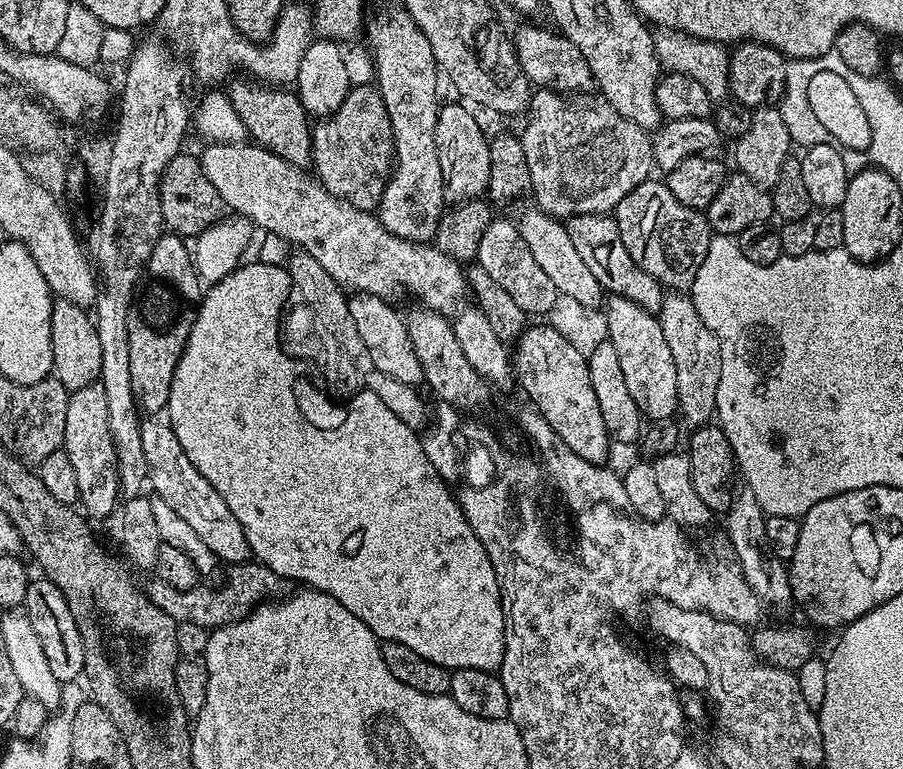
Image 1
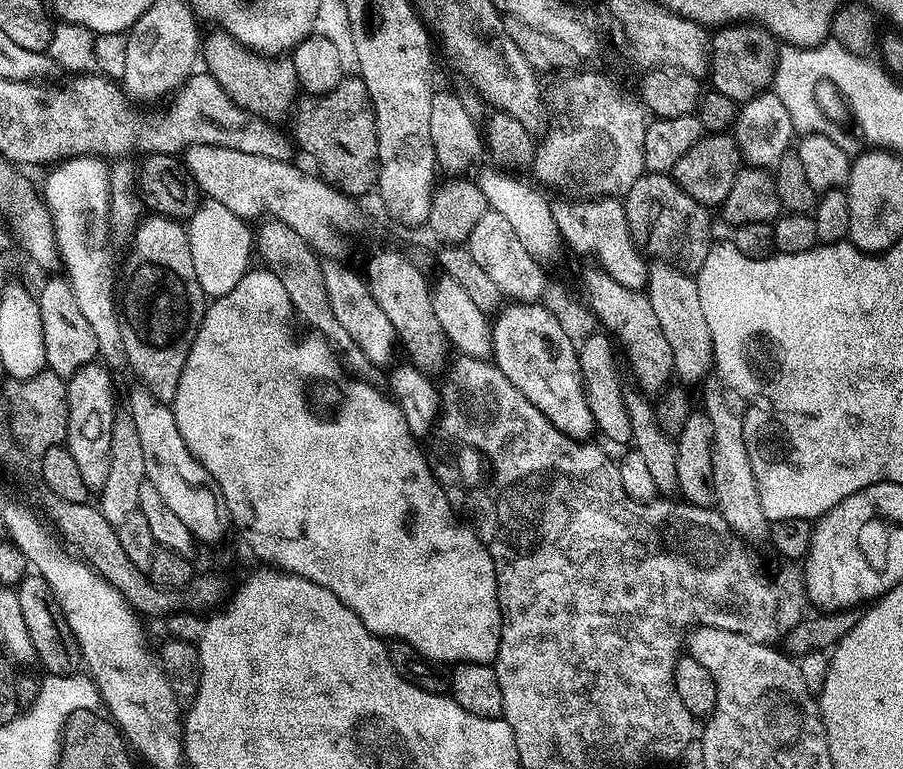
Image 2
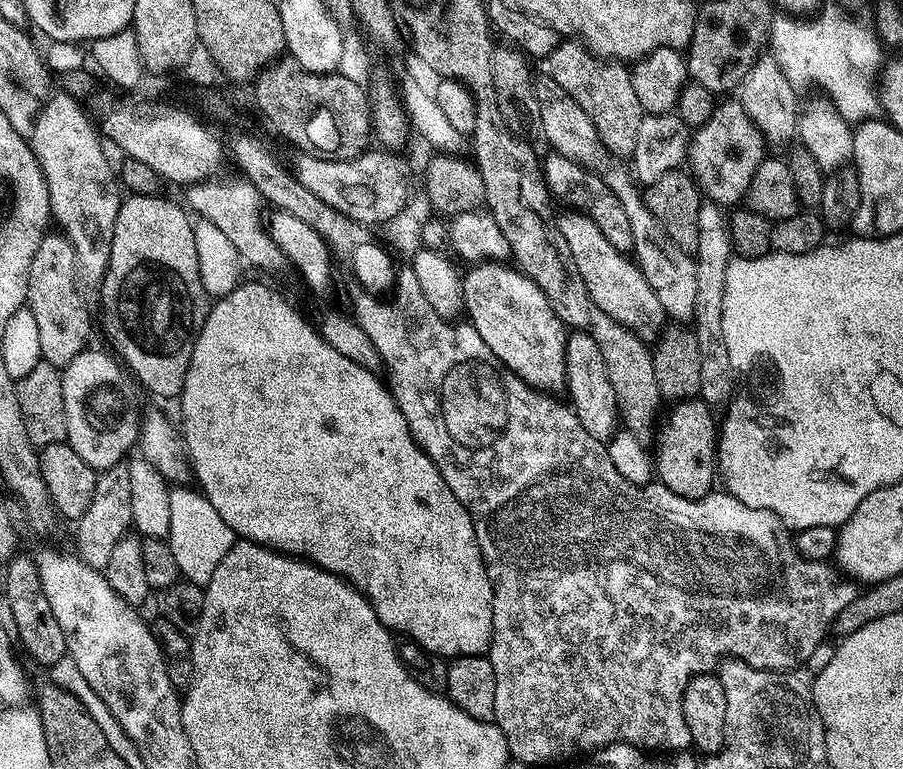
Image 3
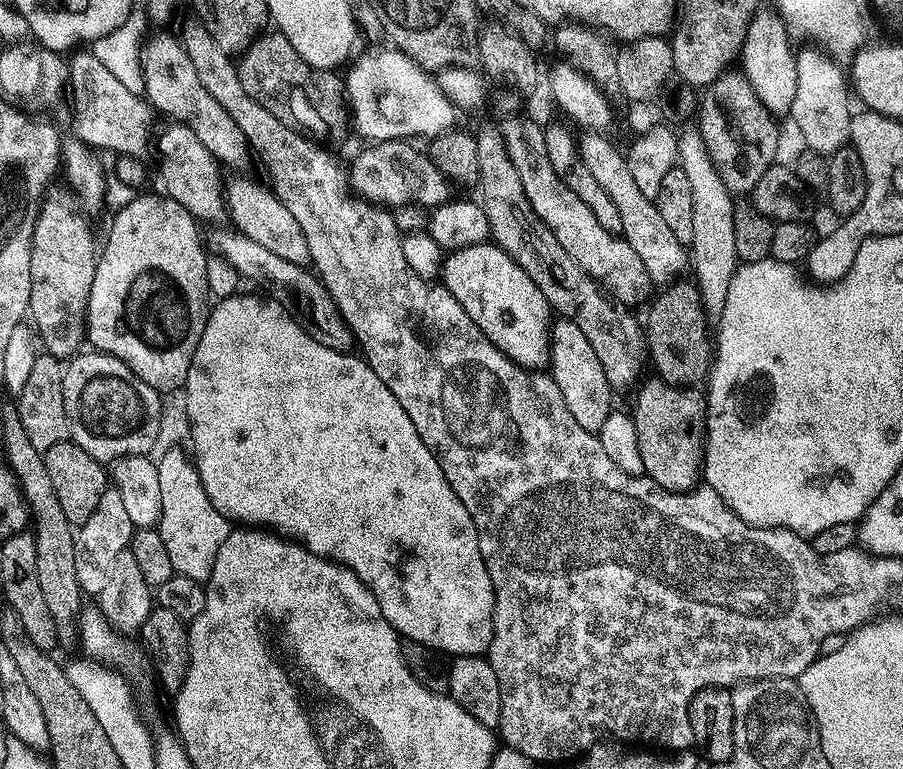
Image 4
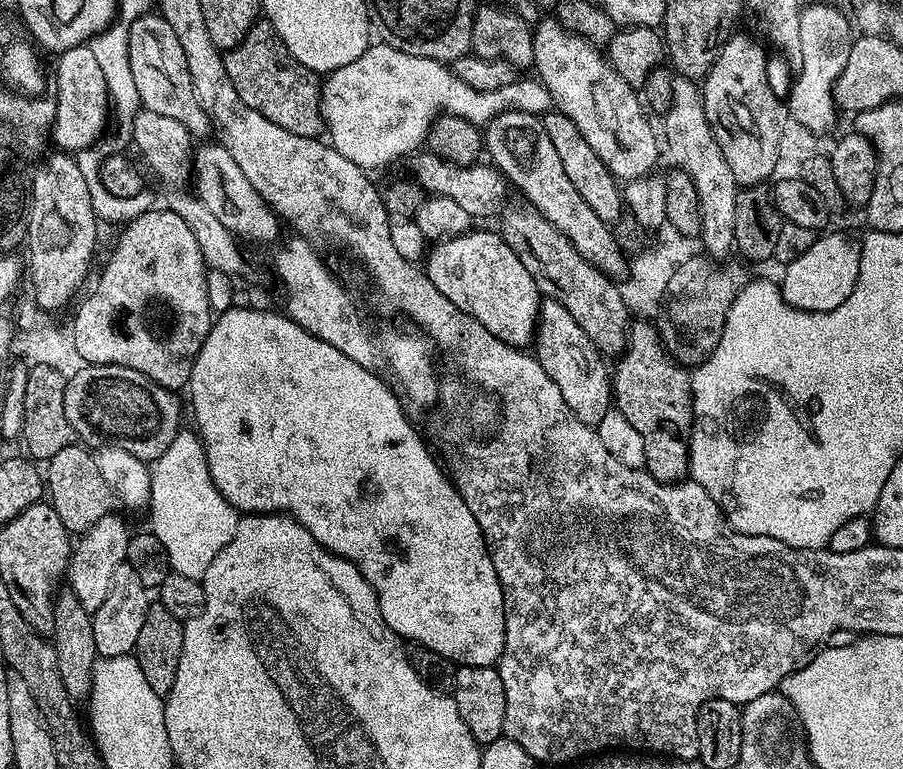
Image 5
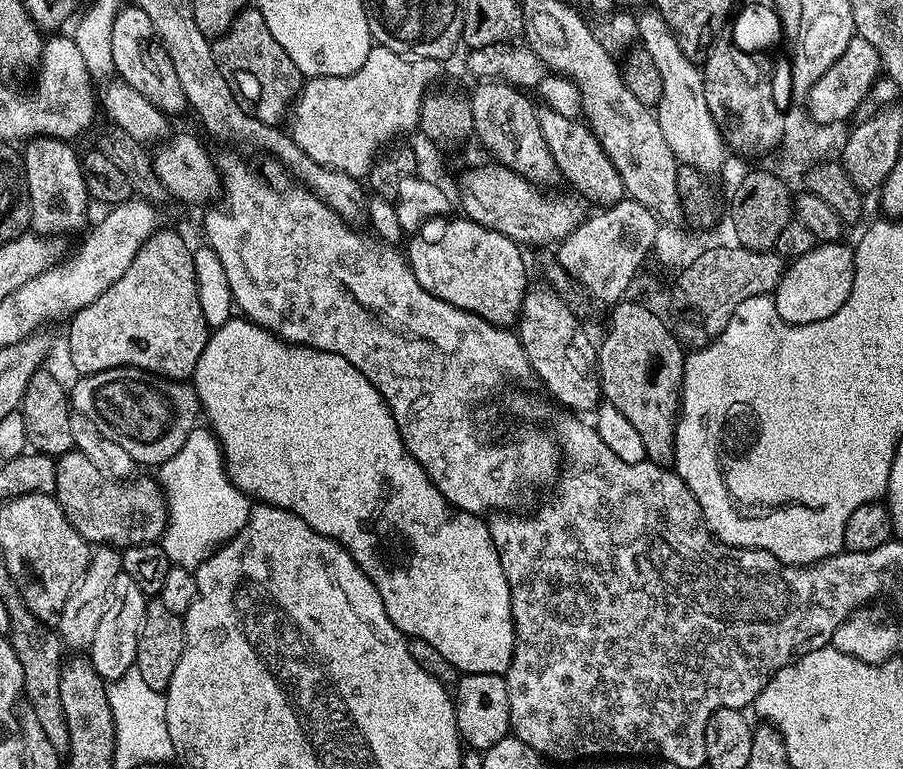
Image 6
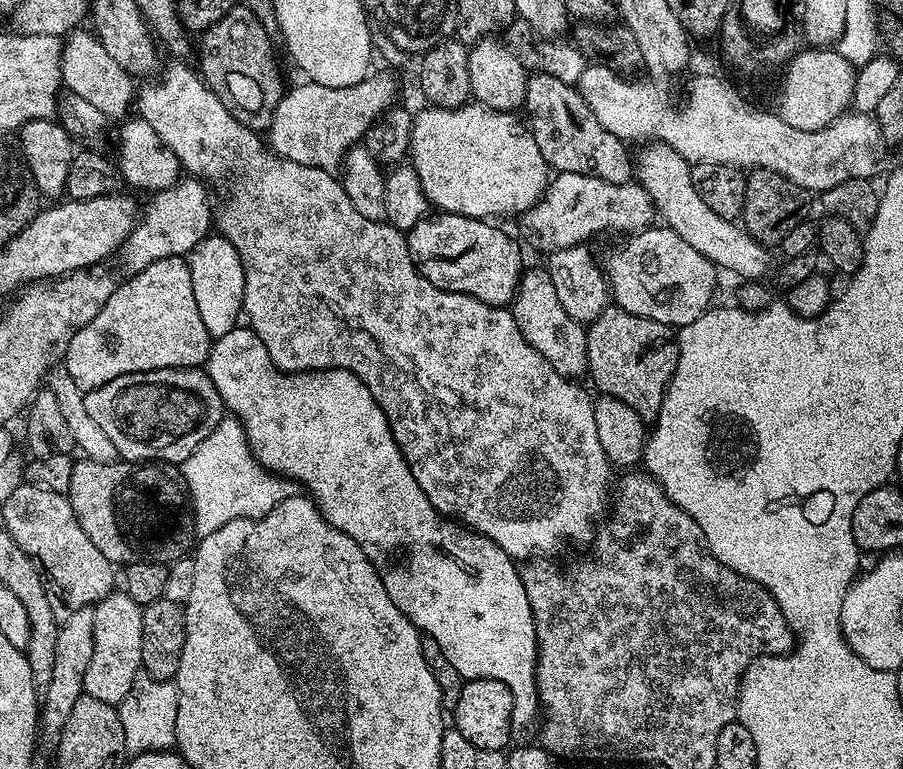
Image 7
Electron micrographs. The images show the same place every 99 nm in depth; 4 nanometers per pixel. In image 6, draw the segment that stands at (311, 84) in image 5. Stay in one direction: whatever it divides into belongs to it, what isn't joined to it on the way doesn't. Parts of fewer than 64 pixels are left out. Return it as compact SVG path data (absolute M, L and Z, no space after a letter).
M255 6L241 9L224 35L215 37L212 57L237 97L245 105L252 104L251 111L263 124L279 125L279 120L283 116L285 119L290 105L304 86L305 77L294 66L290 54L274 42L270 26L266 26L266 18L262 18L259 8Z

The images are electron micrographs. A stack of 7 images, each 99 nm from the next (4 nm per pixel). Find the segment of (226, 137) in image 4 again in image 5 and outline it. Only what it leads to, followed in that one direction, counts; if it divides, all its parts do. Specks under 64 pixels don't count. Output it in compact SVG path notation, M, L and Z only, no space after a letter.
M149 12L139 17L129 30L129 58L131 76L134 77L138 98L145 109L174 118L186 128L193 138L213 131L212 120L202 110L194 94L194 82L190 78L190 66L186 66L186 54L178 43L178 34L159 13Z

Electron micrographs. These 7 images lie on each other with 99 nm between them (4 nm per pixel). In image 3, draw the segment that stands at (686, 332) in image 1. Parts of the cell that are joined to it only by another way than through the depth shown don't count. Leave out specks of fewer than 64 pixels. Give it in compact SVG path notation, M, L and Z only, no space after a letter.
M627 167L608 168L602 172L602 179L614 194L614 198L622 202L622 210L626 210L626 218L630 218L632 252L636 265L642 270L646 282L650 282L654 294L658 294L658 302L662 302L665 317L672 322L691 322L694 318L694 301L698 299L698 274L695 259L685 249L678 247L668 237L666 230L658 222L658 218L650 214L641 189Z

